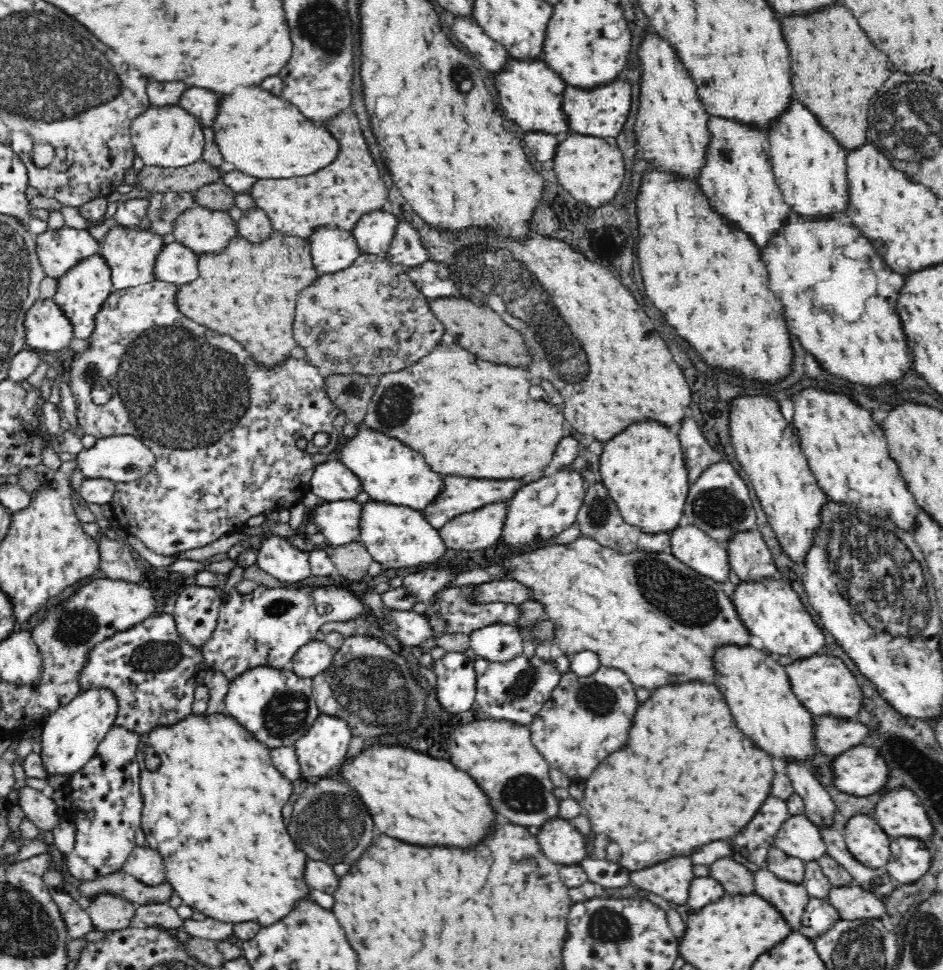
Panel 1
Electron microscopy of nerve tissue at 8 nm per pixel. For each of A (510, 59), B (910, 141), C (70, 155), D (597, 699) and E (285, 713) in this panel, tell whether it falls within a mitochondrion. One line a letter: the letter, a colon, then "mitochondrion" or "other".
A: other
B: mitochondrion
C: other
D: mitochondrion
E: mitochondrion

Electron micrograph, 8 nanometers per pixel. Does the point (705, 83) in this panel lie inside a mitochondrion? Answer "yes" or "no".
no

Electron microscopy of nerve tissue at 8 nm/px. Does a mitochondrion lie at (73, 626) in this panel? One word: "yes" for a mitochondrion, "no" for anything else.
yes

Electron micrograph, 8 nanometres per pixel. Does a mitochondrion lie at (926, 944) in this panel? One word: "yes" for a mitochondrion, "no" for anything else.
yes

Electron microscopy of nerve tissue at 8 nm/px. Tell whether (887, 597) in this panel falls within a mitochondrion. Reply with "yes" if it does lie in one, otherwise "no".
yes

